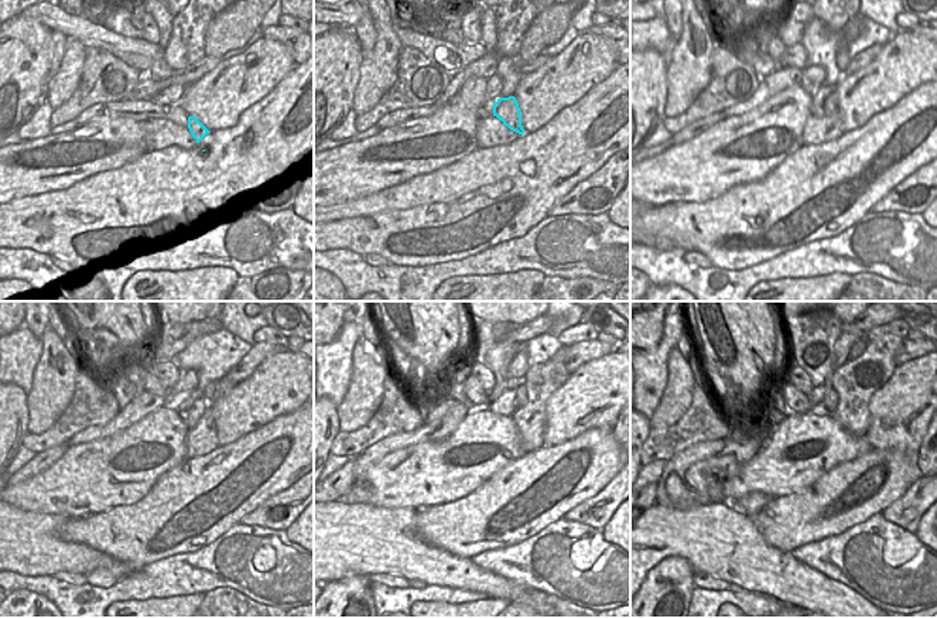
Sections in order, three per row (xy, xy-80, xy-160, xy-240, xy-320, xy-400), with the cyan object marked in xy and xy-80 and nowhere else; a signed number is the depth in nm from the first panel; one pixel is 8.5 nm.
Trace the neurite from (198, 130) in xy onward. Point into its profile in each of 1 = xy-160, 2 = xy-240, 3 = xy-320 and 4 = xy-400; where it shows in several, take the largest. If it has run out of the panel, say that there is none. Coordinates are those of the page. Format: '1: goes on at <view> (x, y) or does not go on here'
1: goes on at xy-160 (824, 99)
2: goes on at xy-240 (191, 405)
3: goes on at xy-320 (498, 355)
4: goes on at xy-400 (813, 335)

